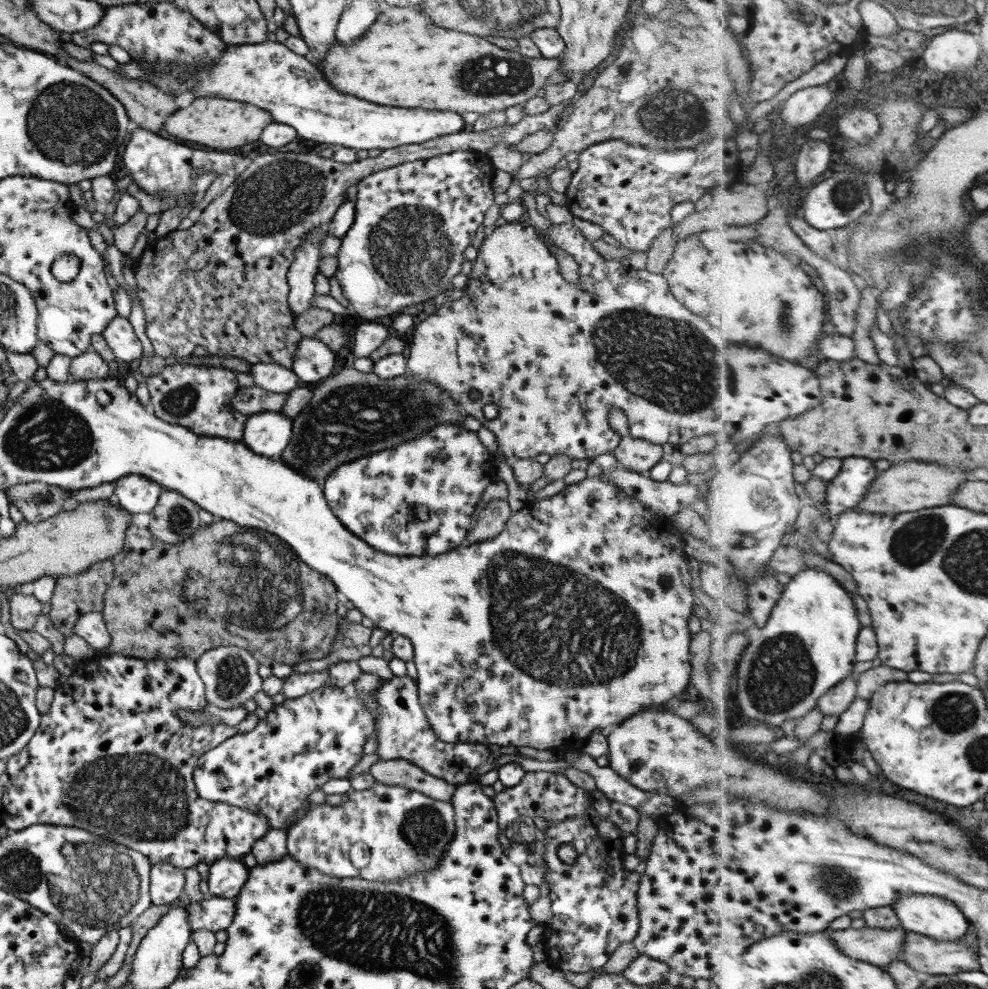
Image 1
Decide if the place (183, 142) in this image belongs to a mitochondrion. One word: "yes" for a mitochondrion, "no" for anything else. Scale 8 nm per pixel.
no

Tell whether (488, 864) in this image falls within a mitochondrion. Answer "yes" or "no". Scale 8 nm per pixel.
no

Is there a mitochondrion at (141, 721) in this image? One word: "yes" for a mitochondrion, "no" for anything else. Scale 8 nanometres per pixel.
no

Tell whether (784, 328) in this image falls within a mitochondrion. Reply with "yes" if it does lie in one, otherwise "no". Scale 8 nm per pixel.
yes

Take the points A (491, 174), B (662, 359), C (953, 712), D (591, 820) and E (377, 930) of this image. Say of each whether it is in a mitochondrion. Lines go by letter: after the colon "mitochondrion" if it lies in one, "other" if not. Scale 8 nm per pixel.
A: other
B: mitochondrion
C: mitochondrion
D: other
E: mitochondrion

